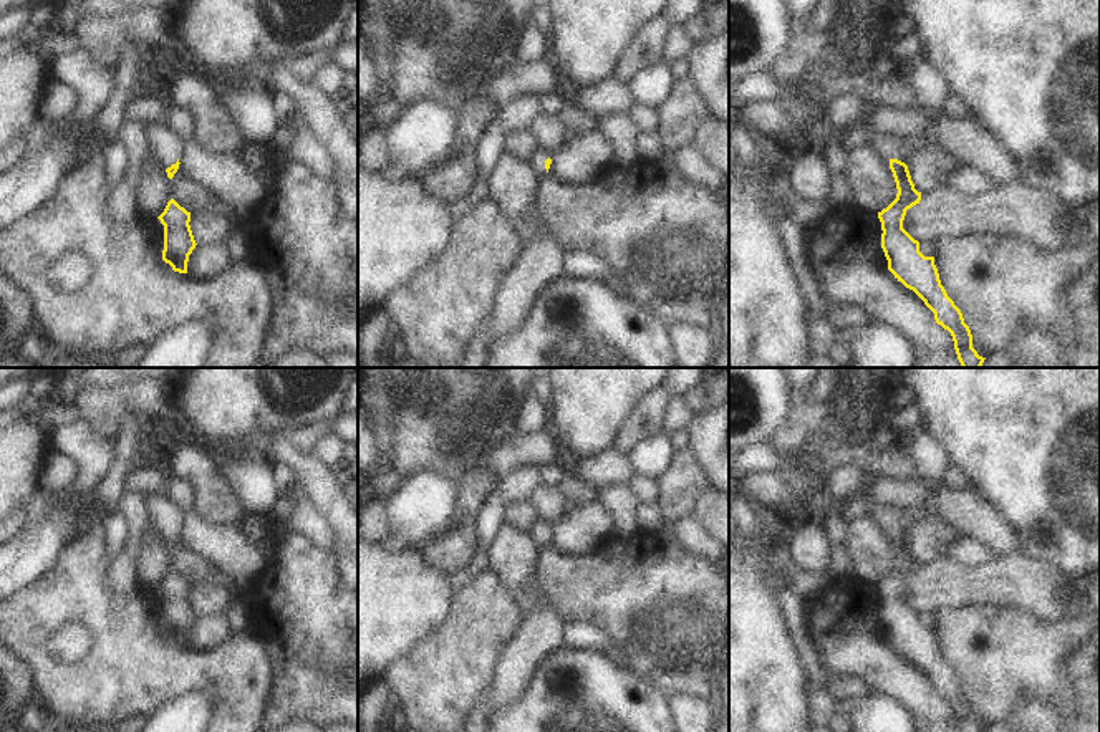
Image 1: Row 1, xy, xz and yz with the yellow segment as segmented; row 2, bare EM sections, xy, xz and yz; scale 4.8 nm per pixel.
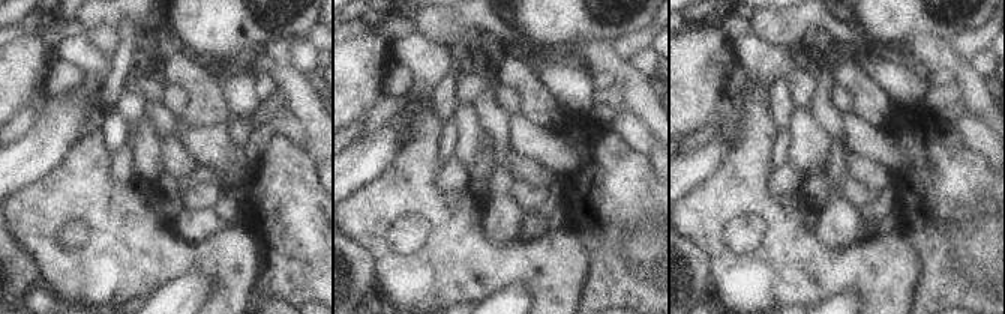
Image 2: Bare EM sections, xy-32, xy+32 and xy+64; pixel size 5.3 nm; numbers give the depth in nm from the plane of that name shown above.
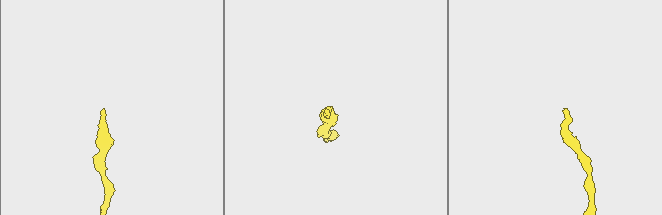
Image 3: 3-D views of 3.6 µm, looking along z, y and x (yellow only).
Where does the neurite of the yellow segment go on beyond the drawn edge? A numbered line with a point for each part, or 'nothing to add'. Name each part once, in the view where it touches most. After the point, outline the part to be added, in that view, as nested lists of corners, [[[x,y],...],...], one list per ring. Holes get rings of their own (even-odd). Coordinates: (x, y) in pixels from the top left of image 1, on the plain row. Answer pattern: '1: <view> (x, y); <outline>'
1: xz (537, 532); [[[537,520],[533,523],[533,527],[530,528],[528,532],[528,537],[532,538],[532,542],[540,548],[543,550],[545,545],[547,545],[547,540],[545,540],[545,532],[548,530],[548,527],[542,522],[542,520]]]

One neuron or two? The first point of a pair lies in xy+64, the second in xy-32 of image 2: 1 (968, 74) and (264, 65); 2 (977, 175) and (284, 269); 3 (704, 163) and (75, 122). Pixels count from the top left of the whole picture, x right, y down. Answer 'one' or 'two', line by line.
1: one
2: one
3: one

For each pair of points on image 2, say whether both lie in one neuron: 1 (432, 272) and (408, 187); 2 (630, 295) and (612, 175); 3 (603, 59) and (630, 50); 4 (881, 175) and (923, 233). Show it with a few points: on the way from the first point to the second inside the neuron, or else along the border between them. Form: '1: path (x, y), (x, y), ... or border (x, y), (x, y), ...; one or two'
1: path (440, 251), (440, 218), (429, 208); one
2: path (630, 265), (630, 220), (618, 205); one
3: border (612, 42), (612, 50), (626, 60), (630, 60); two
4: border (891, 172), (894, 184); two

